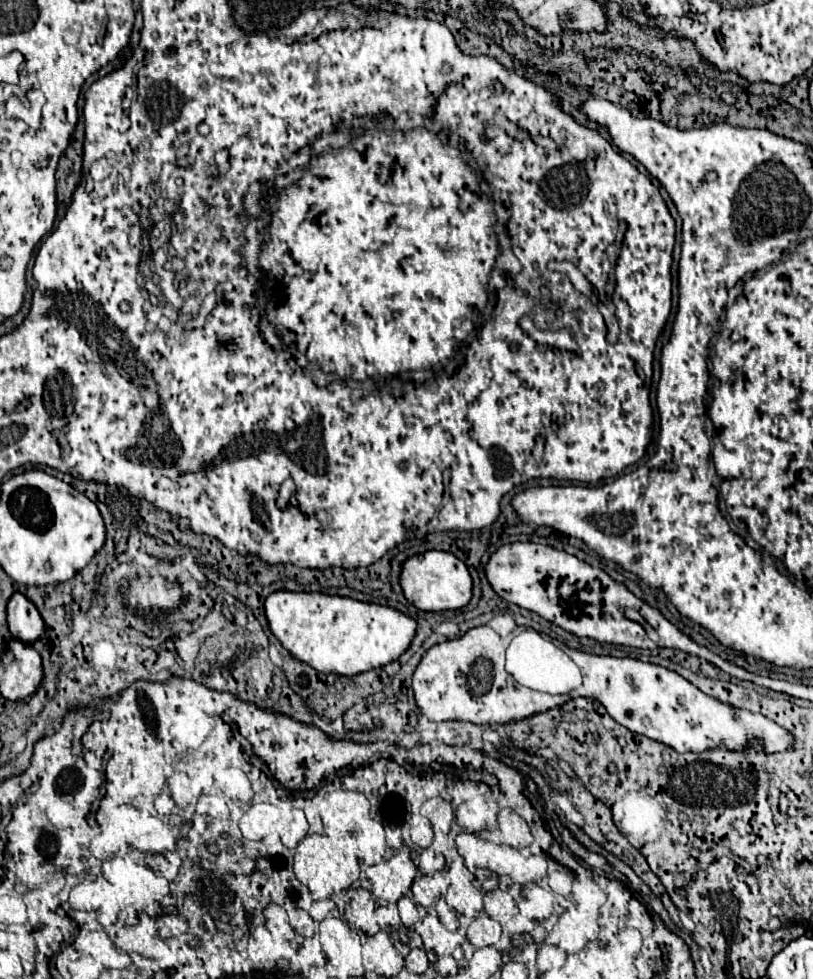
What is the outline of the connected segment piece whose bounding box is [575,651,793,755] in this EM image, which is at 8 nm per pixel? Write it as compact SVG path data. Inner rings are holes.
M583 651L575 653L575 665L579 665L583 673L583 685L575 691L579 693L579 697L597 699L619 725L627 727L633 733L669 745L677 753L703 753L719 745L727 747L729 751L743 751L751 739L757 739L763 747L763 753L767 755L793 747L793 735L779 727L775 721L759 713L721 703L719 699L705 695L675 671L629 657L617 659L589 655Z

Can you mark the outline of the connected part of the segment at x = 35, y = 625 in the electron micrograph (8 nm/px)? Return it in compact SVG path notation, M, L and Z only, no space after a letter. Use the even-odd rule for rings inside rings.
M21 593L13 595L13 599L9 599L7 619L9 619L11 635L27 645L33 645L37 639L41 639L45 635L43 617L39 615L37 607Z

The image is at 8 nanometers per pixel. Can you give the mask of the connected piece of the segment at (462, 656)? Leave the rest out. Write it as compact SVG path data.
M489 625L475 627L463 637L431 647L413 675L415 703L433 721L469 721L475 725L505 725L543 713L543 693L519 685L505 671L505 651L513 633L503 637Z

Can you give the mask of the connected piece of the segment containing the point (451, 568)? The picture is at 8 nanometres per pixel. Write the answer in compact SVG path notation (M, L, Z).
M427 551L423 555L415 555L409 561L405 561L401 571L401 587L405 599L421 611L463 609L473 595L473 581L465 563L461 563L453 553L445 551Z

